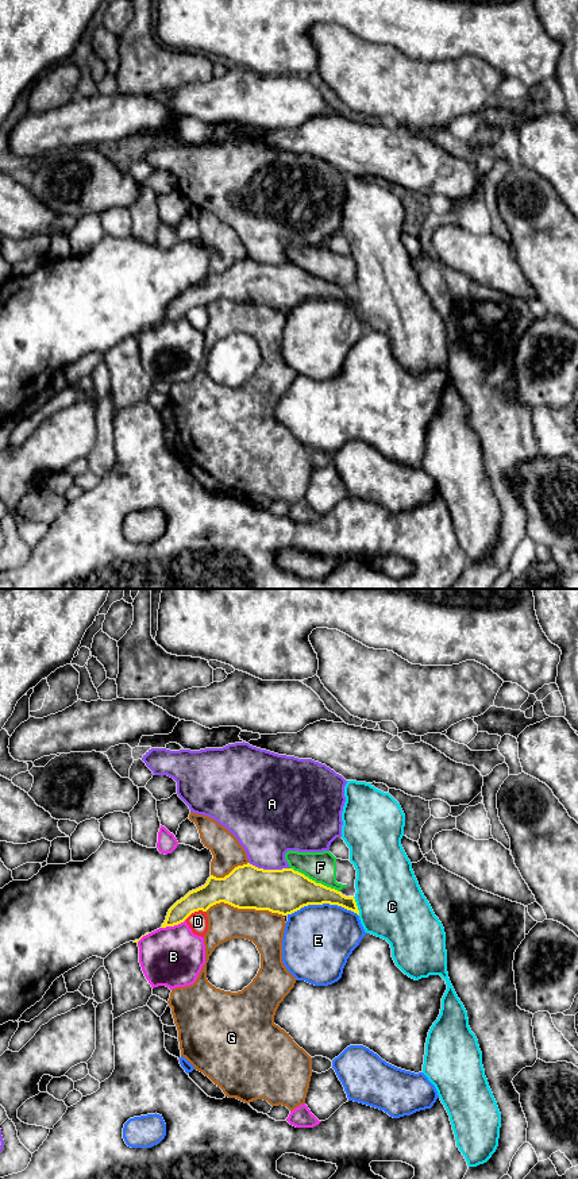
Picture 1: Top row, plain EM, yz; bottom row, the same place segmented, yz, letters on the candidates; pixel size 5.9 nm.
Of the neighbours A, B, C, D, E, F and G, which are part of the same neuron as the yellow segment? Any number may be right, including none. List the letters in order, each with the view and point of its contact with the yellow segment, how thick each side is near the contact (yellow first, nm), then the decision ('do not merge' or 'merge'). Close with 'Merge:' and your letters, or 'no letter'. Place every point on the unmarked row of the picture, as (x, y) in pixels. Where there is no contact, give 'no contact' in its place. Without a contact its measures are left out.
A: contact yz (269, 265); calibres 260 and 360 nm; do not merge
B: contact yz (172, 320); calibres 140 and 360 nm; do not merge
C: contact yz (357, 301); calibres 130 and 400 nm; do not merge
D: contact yz (193, 307); calibres 160 and 120 nm; do not merge
E: contact yz (323, 297); calibres 260 and 420 nm; do not merge
F: contact yz (313, 276); calibres 260 and 180 nm; merge
G: contact yz (245, 303); calibres 260 and 220 nm; do not merge
Merge: F

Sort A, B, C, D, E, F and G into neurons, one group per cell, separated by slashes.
A / B / C / D / E / F / G

